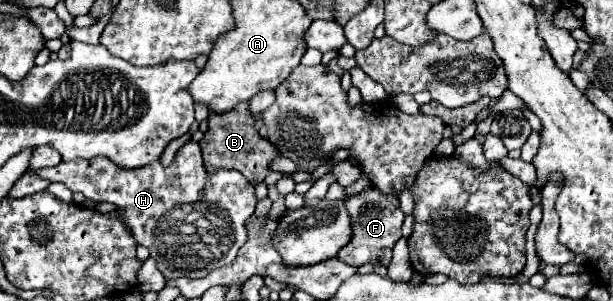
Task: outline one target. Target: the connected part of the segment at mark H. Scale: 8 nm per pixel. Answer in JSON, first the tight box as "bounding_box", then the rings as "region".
{"bounding_box":[26,140,256,278],"region":[[[188,140],[178,150],[174,164],[168,168],[164,168],[158,162],[158,164],[152,164],[152,168],[142,168],[140,172],[120,172],[120,168],[112,168],[108,160],[92,158],[92,160],[62,162],[52,168],[26,170],[26,174],[36,174],[50,182],[62,182],[72,192],[82,192],[90,200],[116,204],[122,220],[128,222],[132,236],[136,236],[136,242],[146,248],[152,248],[150,256],[156,260],[158,270],[164,274],[164,278],[180,278],[180,276],[204,278],[212,270],[230,264],[236,258],[236,252],[240,250],[240,246],[248,238],[246,222],[254,214],[254,208],[256,208],[254,186],[248,184],[248,180],[236,170],[222,170],[210,176],[204,170],[200,146],[194,140]]]}

